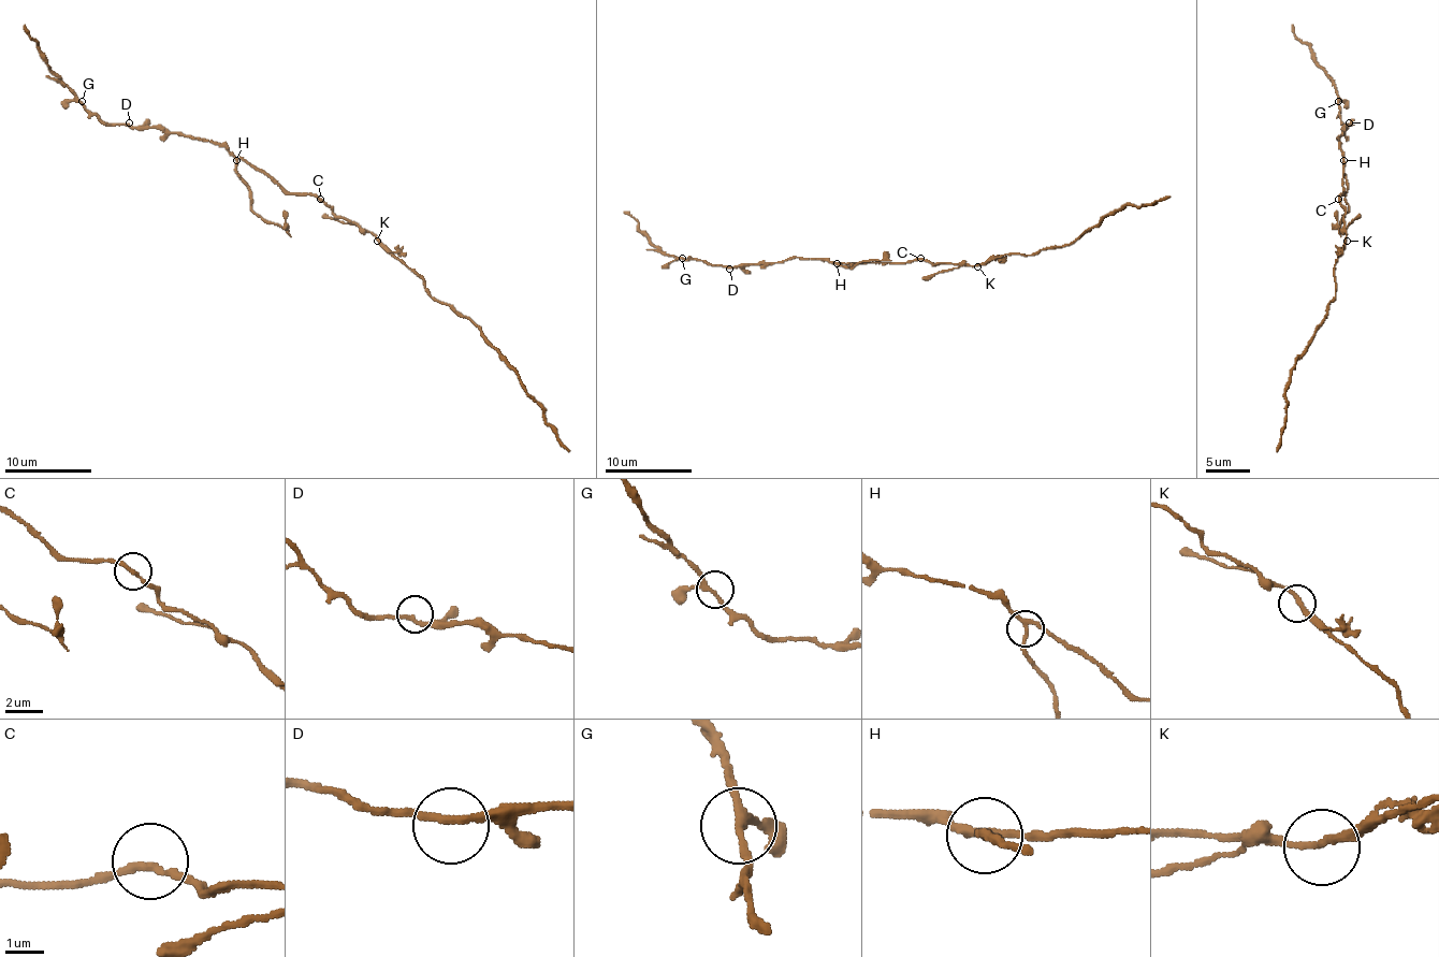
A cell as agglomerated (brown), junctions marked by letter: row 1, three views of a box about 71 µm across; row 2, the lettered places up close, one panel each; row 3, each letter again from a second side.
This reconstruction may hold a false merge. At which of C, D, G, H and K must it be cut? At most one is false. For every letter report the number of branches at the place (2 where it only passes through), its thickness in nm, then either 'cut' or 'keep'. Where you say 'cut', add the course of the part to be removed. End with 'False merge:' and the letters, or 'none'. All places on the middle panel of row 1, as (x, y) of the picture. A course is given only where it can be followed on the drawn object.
C: 2 | 190 nm | keep
D: 2 | 200 nm | keep
G: 3 | 200 nm | keep
H: 3 | 190 nm | cut | (836, 264), (852, 264), (854, 269), (867, 260), (882, 260), (886, 258), (884, 256)
K: 2 | 200 nm | keep
False merge: H

